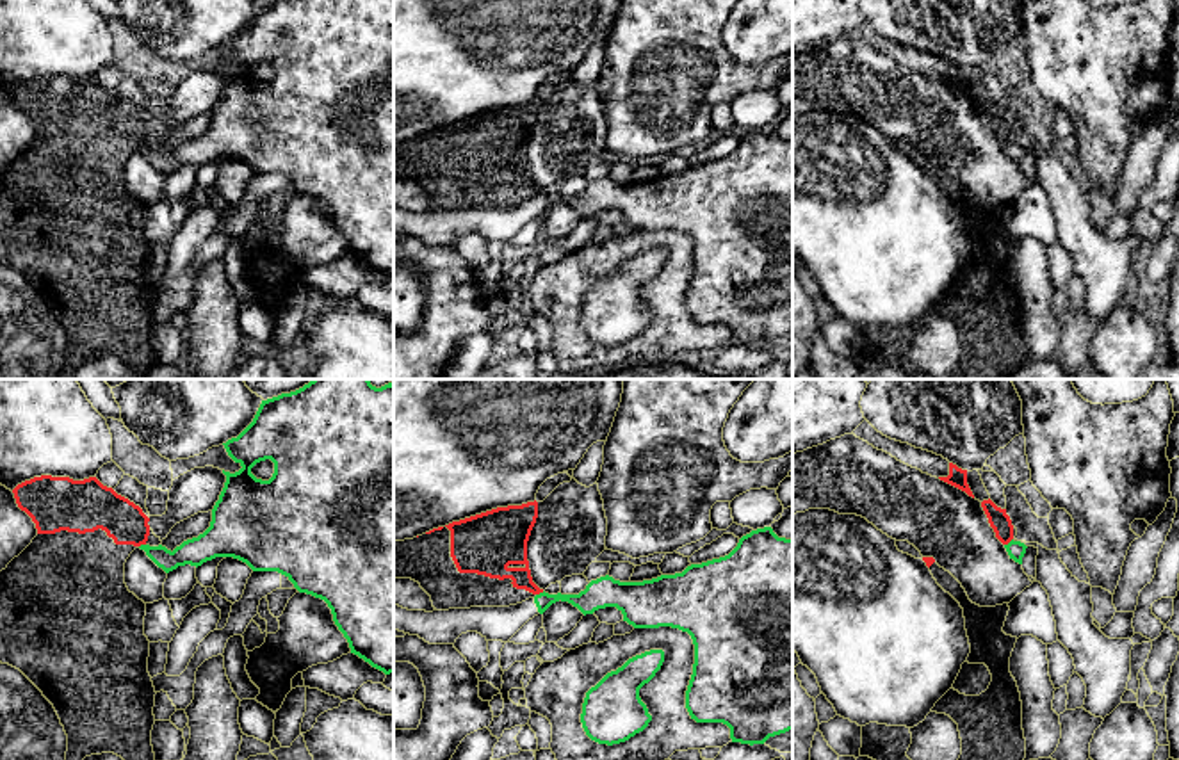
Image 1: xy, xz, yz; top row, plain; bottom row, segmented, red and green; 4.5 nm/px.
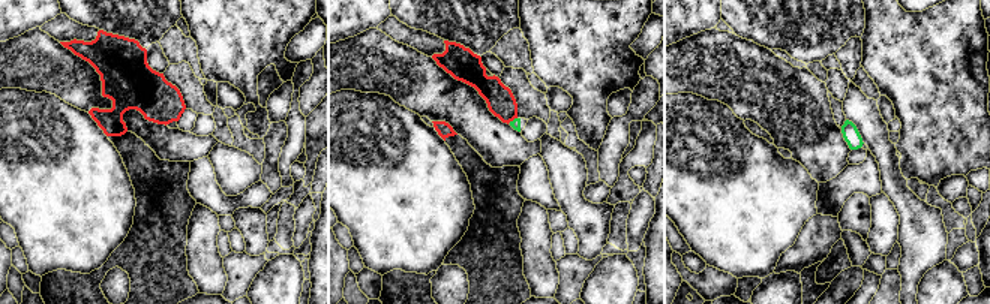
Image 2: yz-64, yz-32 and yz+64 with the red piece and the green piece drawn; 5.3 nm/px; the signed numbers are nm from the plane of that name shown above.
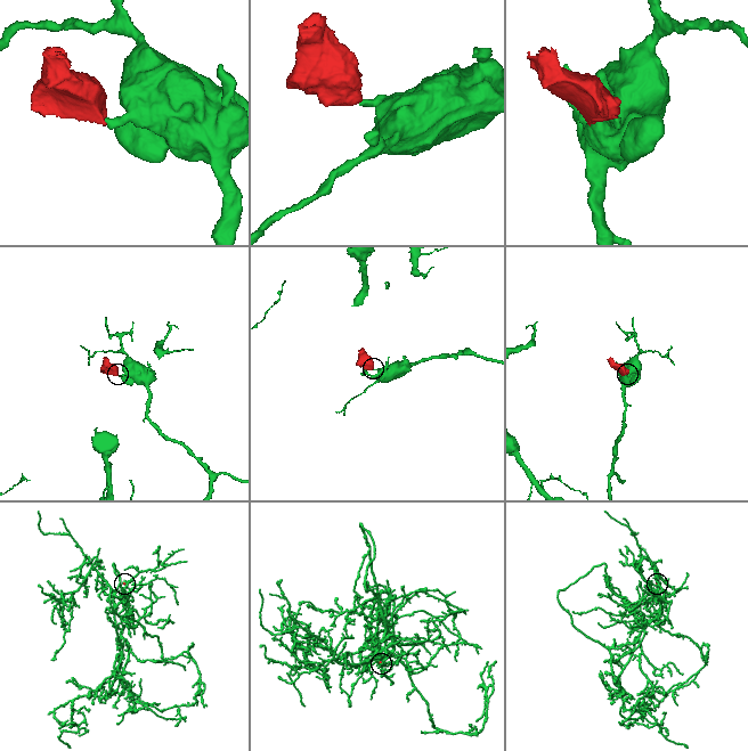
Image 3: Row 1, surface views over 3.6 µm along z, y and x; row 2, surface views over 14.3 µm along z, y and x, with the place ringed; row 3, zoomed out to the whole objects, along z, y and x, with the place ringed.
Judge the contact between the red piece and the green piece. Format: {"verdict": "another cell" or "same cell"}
{"verdict": "another cell"}

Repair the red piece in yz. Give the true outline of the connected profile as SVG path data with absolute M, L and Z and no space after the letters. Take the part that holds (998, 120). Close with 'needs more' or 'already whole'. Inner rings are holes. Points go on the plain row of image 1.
M990 100L981 103L981 109L988 119L990 128L996 133L996 139L1008 146L1013 141L1013 126L1006 110L997 109Z | already whole

